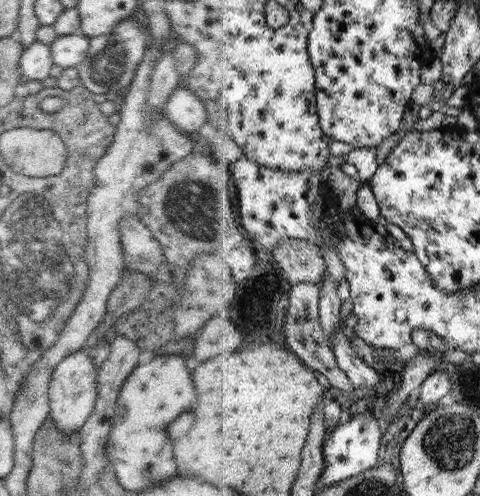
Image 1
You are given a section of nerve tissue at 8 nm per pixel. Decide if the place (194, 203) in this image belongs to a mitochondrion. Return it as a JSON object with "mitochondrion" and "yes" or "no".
{"mitochondrion":"yes"}

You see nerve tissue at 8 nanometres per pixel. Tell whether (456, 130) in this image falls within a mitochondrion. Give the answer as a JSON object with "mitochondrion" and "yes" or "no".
{"mitochondrion":"no"}

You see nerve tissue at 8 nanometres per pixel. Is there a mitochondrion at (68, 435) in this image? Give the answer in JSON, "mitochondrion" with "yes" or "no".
{"mitochondrion":"no"}

